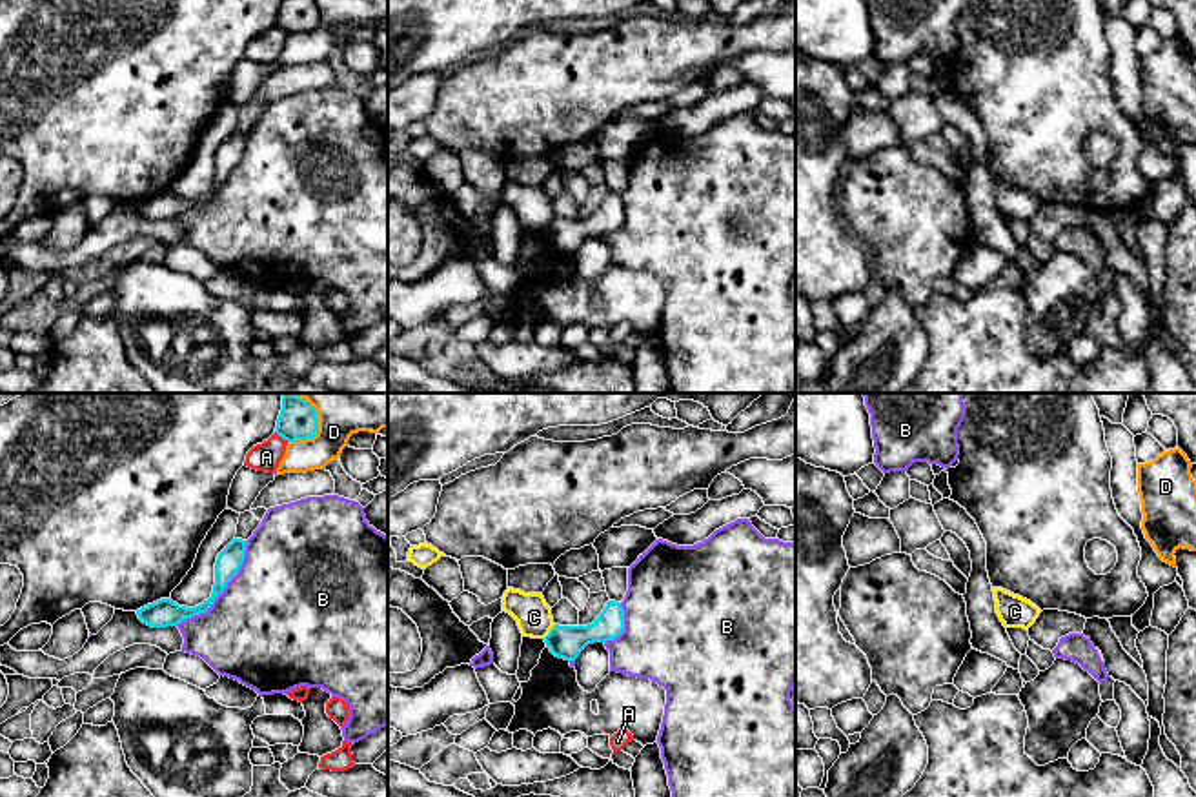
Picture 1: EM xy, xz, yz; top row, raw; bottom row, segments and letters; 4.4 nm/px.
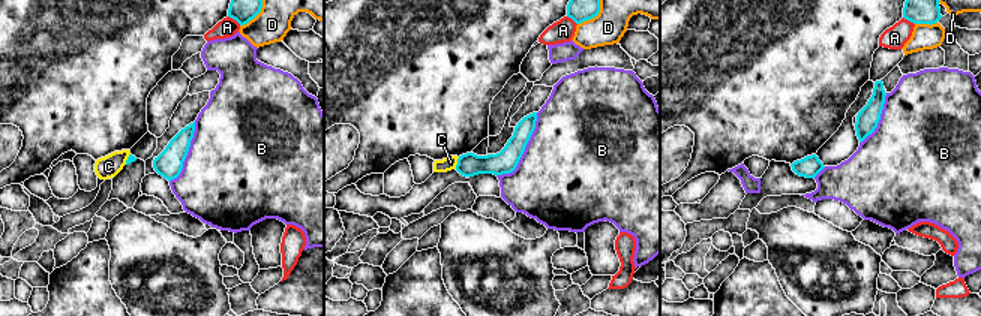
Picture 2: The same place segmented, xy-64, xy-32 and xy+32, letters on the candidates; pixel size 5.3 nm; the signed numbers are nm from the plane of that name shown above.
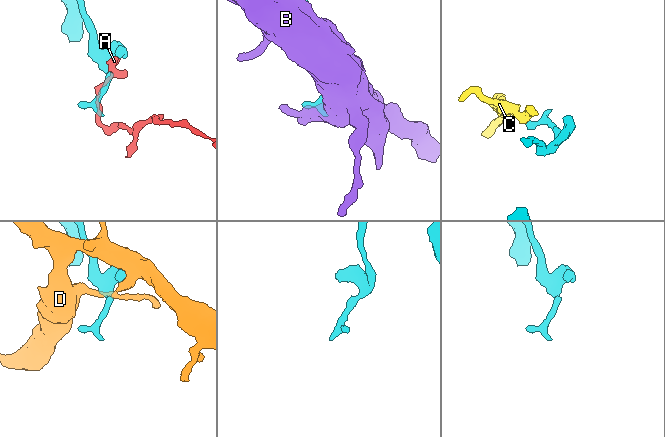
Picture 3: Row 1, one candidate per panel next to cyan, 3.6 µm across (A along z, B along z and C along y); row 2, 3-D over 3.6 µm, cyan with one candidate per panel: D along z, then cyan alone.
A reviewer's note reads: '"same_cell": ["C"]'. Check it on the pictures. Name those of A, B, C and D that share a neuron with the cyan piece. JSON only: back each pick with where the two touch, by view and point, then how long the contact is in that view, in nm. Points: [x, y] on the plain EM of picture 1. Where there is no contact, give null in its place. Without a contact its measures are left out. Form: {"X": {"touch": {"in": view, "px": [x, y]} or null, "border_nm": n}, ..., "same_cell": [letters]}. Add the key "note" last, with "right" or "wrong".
{"same_cell": [], "note": "wrong"}

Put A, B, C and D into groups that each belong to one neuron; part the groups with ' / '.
A / B / C / D

